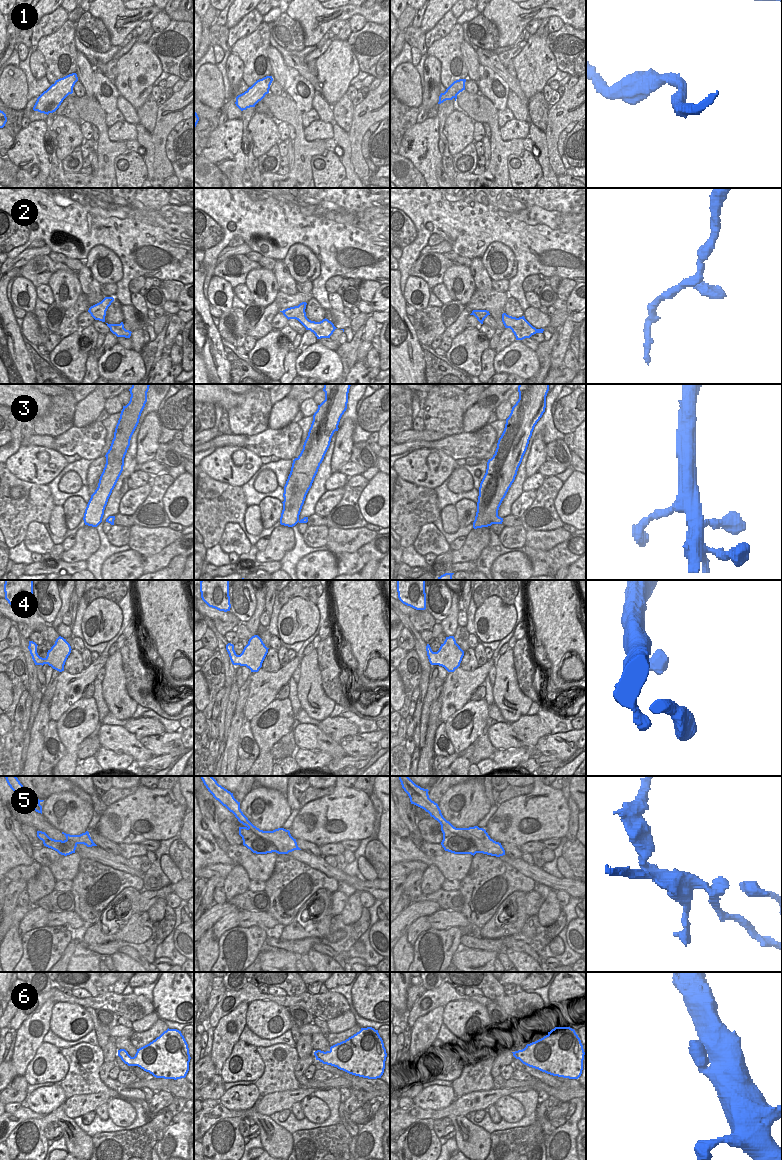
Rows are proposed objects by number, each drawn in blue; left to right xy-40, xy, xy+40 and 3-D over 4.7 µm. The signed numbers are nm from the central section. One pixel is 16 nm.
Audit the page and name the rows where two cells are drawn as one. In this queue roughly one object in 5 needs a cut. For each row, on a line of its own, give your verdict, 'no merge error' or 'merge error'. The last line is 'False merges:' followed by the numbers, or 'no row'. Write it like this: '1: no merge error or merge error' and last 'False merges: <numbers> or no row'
1: no merge error
2: no merge error
3: no merge error
4: no merge error
5: merge error
6: no merge error
False merges: 5

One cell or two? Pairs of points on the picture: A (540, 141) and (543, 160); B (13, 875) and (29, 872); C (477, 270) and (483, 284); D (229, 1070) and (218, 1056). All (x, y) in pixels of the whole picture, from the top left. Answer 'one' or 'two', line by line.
A: one
B: one
C: one
D: two

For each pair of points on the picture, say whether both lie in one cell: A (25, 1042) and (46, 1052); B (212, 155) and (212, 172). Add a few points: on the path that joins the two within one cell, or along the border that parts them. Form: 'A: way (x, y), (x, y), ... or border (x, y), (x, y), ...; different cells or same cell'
A: border (43, 1042), (26, 1068); different cells
B: border (204, 156), (227, 177); different cells

